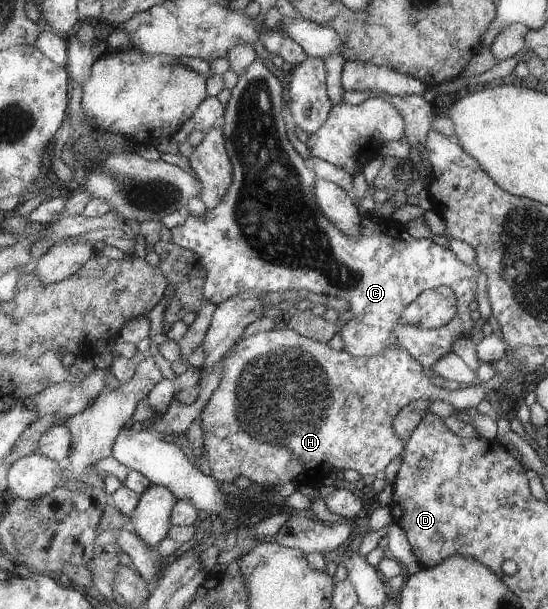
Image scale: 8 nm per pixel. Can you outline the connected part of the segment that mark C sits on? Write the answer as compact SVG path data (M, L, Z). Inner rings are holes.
M258 58L250 67L248 67L248 73L246 75L239 75L237 84L231 89L232 98L227 103L227 109L225 111L224 123L222 125L222 131L226 135L226 145L230 154L230 159L233 163L233 175L234 185L230 187L230 193L226 195L226 199L215 207L213 210L204 209L204 217L198 219L194 215L189 215L187 220L175 228L171 228L172 241L180 247L191 250L196 256L199 256L202 267L206 269L206 279L203 287L204 300L206 302L216 303L216 305L226 301L226 299L233 298L236 295L242 293L248 293L248 291L262 291L263 293L269 292L283 292L290 291L290 289L306 289L306 291L312 291L312 293L323 293L326 296L333 296L346 300L350 304L349 311L353 314L353 319L350 319L348 323L344 323L343 327L339 331L340 336L343 339L344 349L350 352L354 356L366 356L374 357L384 353L386 349L390 347L404 347L406 351L410 351L410 355L414 356L414 359L418 359L422 364L422 367L426 369L432 369L442 357L450 355L454 352L454 343L469 335L470 331L474 329L476 325L474 319L472 319L472 309L470 309L470 303L476 299L476 290L478 289L478 273L473 266L466 265L464 261L458 259L458 255L448 249L448 247L442 247L438 243L434 243L431 238L429 239L416 239L414 235L410 235L408 231L408 225L402 223L396 223L391 218L381 218L379 216L370 216L362 218L362 237L358 241L354 241L352 237L344 235L333 220L328 219L322 210L319 209L316 195L314 195L314 183L318 175L314 173L314 169L308 167L308 163L302 159L302 155L294 149L292 143L288 141L288 135L286 134L286 119L284 118L284 111L282 111L283 101L282 97L282 83L276 79L276 73L270 71L266 67L266 63ZM437 287L450 287L454 293L457 293L457 315L446 325L436 328L424 328L420 325L406 325L402 323L402 311L406 311L406 307L410 307L411 303L414 303L415 299L418 299L420 295L425 291L436 289Z

